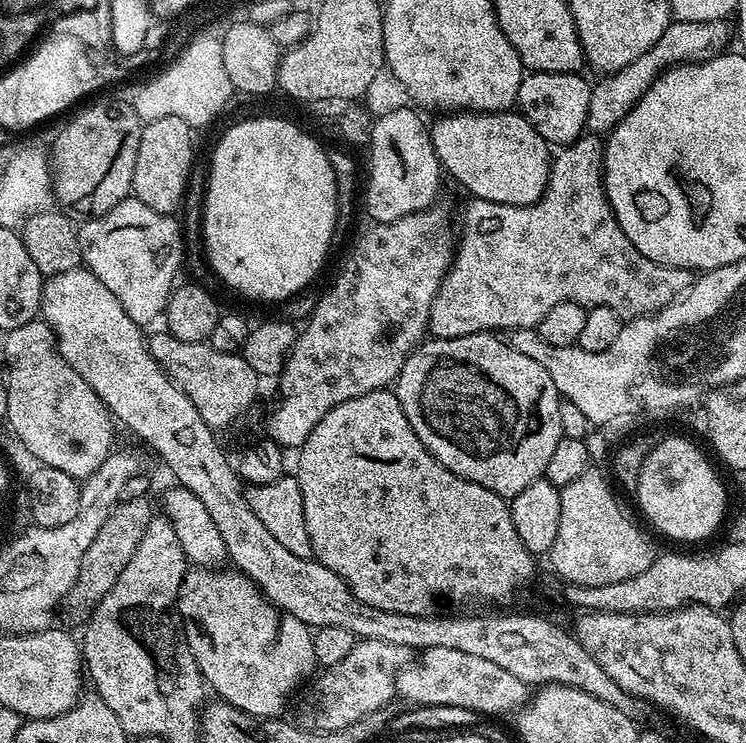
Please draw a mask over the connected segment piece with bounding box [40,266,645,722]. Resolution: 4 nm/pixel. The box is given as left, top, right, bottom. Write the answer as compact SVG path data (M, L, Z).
M81 266L74 270L66 270L57 276L49 276L43 281L40 294L40 316L52 327L52 333L56 336L56 345L82 374L84 381L91 386L94 394L102 398L102 402L108 407L109 412L117 421L120 420L137 436L140 440L145 440L158 455L164 459L164 464L176 475L175 483L179 487L192 491L202 500L206 506L207 513L210 514L218 531L222 534L222 541L225 542L227 559L234 562L235 571L243 576L249 576L261 594L274 605L285 617L293 616L296 620L301 620L304 624L309 624L309 629L315 630L322 626L342 626L342 630L350 630L360 640L377 640L386 642L390 646L398 646L405 650L423 650L426 648L445 648L446 650L462 650L462 654L474 654L474 658L486 658L486 662L494 662L494 666L502 666L502 670L514 674L523 684L529 686L543 686L546 684L564 684L567 688L577 688L594 698L598 702L606 702L614 706L614 710L622 710L632 720L643 721L645 705L637 697L631 696L598 662L585 650L572 635L559 628L556 624L551 624L548 620L543 620L540 616L468 616L472 614L460 614L458 618L450 618L445 614L434 616L414 616L412 614L394 614L390 610L378 610L378 606L366 606L346 586L334 570L322 566L314 558L298 558L298 554L290 554L266 526L258 519L258 514L250 506L247 495L242 491L242 481L240 473L230 461L224 457L224 452L220 449L220 444L216 441L217 433L206 422L202 422L202 414L186 398L183 390L168 375L161 370L158 362L150 354L146 341L146 332L141 325L134 323L130 314L122 310L118 298L98 282L98 278L93 272L89 272L87 267Z

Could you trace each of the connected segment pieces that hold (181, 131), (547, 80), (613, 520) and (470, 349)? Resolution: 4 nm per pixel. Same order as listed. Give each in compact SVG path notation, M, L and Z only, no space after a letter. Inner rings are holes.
M158 118L141 127L138 142L138 162L134 162L132 196L146 202L150 210L175 213L184 191L188 188L188 175L192 172L192 136L194 129L182 118Z
M528 72L518 86L516 104L520 115L527 118L530 126L534 126L534 130L538 130L540 137L550 146L573 144L577 138L585 135L592 84L584 81L582 77L583 75L574 72Z
M589 470L582 478L574 478L570 486L560 489L560 501L562 518L550 559L551 571L561 581L587 588L610 586L610 582L622 582L642 574L652 564L654 551L644 541L643 534L624 517L602 473Z
M475 332L474 334L466 334L458 338L446 338L445 340L425 339L417 344L409 352L408 357L404 359L402 370L396 375L394 381L394 391L406 418L410 422L410 426L414 430L414 434L418 434L418 438L424 443L428 453L437 462L446 466L446 470L450 470L486 490L494 490L494 494L511 498L522 494L522 490L526 490L526 486L530 486L530 482L543 477L546 462L550 462L554 446L558 446L558 442L565 434L562 430L562 418L560 417L562 397L554 386L554 378L550 378L550 374L546 374L546 370L542 370L542 366L538 366L538 362L534 362L534 358L526 358L526 354L518 354L518 350L513 348L507 339L499 340L500 338L494 332Z

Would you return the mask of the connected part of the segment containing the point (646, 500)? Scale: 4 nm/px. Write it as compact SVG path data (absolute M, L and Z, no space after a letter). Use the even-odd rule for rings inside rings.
M680 436L660 438L642 462L634 497L644 516L672 540L704 540L724 520L724 484L712 464Z

